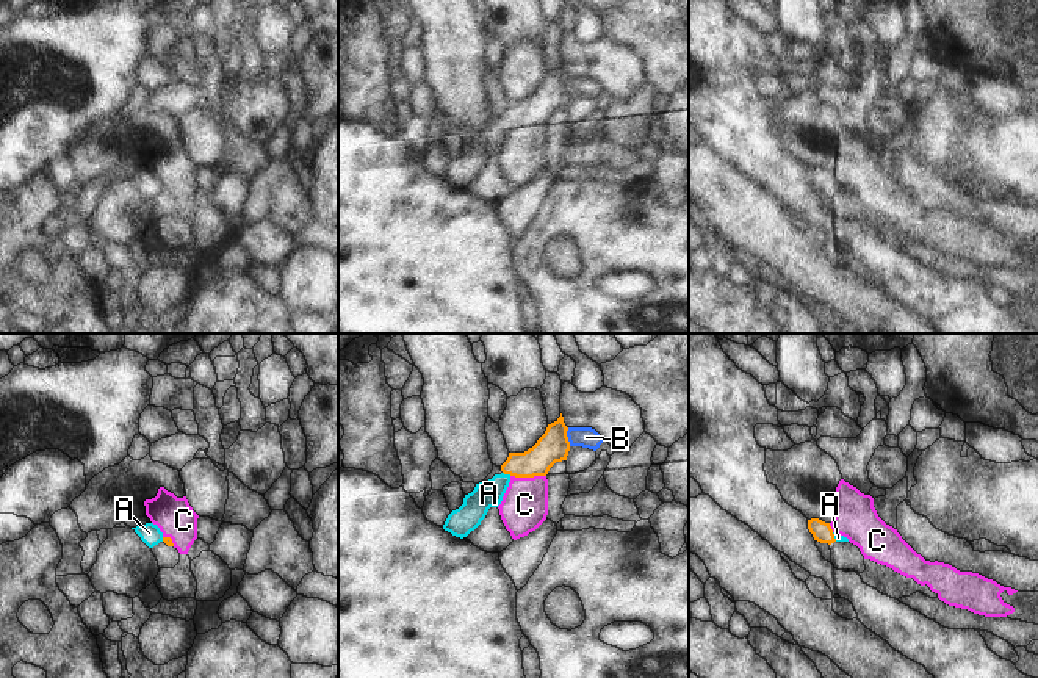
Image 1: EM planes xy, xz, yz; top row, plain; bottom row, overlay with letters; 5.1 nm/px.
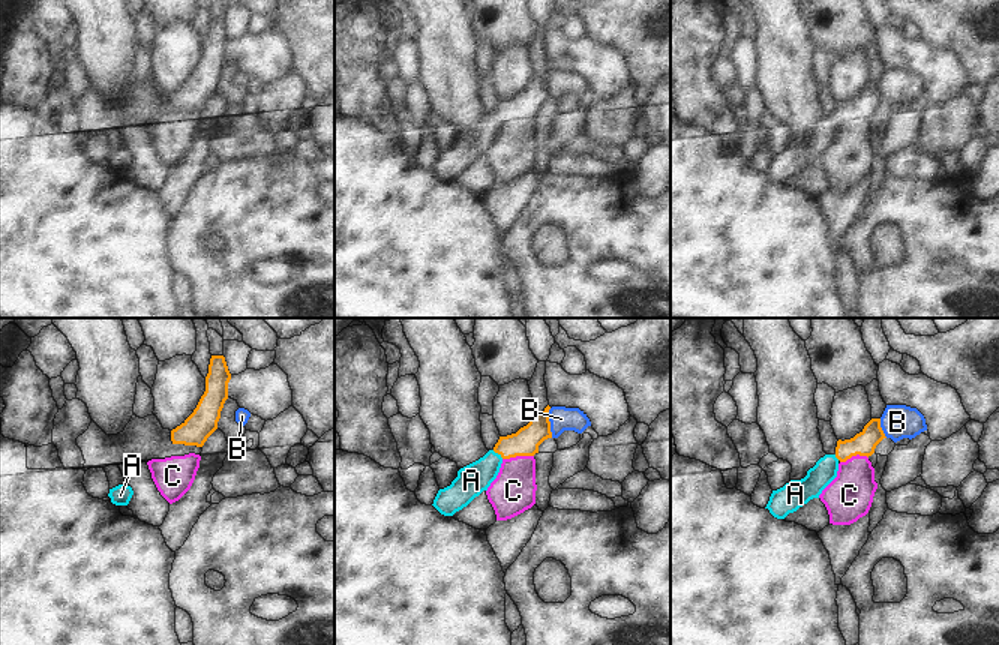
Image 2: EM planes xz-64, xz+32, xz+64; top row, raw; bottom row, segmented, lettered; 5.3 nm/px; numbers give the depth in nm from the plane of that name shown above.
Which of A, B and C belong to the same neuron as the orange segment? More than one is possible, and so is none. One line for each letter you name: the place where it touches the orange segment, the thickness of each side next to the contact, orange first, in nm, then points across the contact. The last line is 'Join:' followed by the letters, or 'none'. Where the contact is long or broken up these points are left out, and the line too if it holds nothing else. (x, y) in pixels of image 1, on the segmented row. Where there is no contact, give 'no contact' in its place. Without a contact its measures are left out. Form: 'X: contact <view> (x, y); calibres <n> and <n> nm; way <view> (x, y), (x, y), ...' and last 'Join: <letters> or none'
A: contact xz (508, 473); calibres 150 and 140 nm; way xz (548, 450), (508, 473), (489, 494)
Join: A

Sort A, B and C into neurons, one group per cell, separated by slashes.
A / B / C

